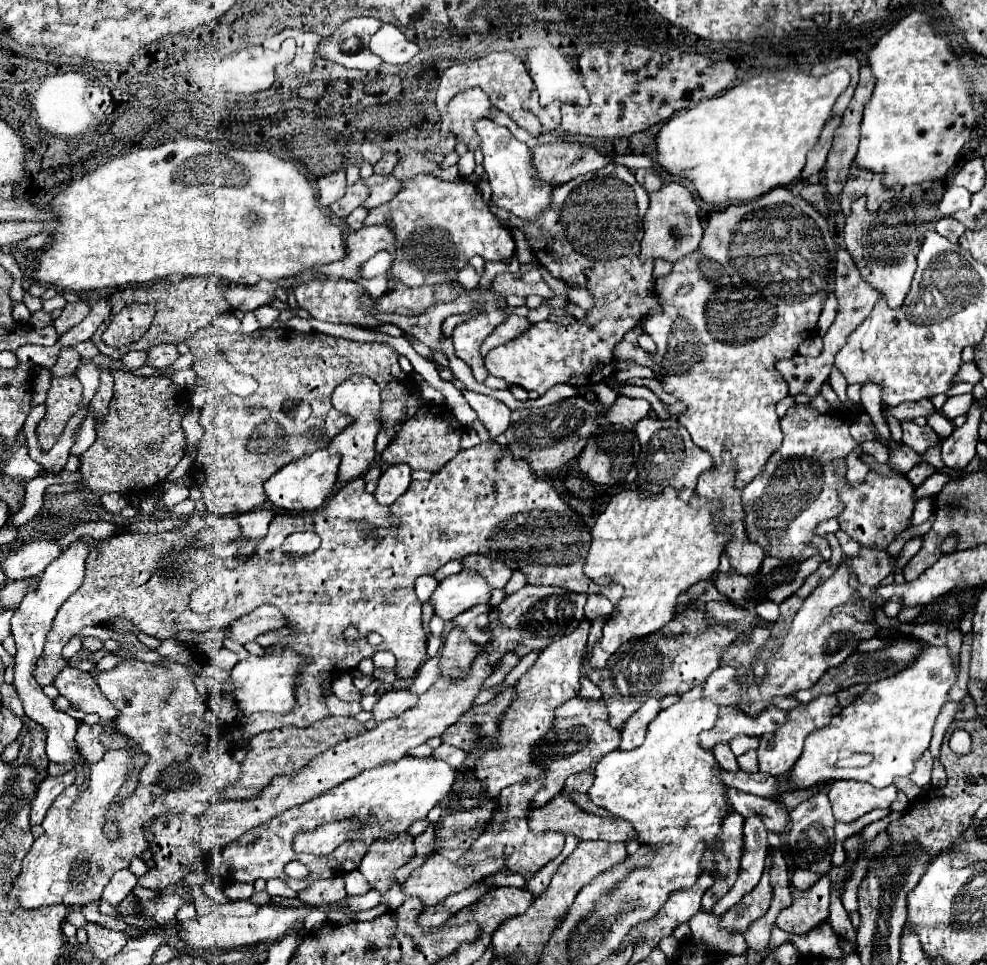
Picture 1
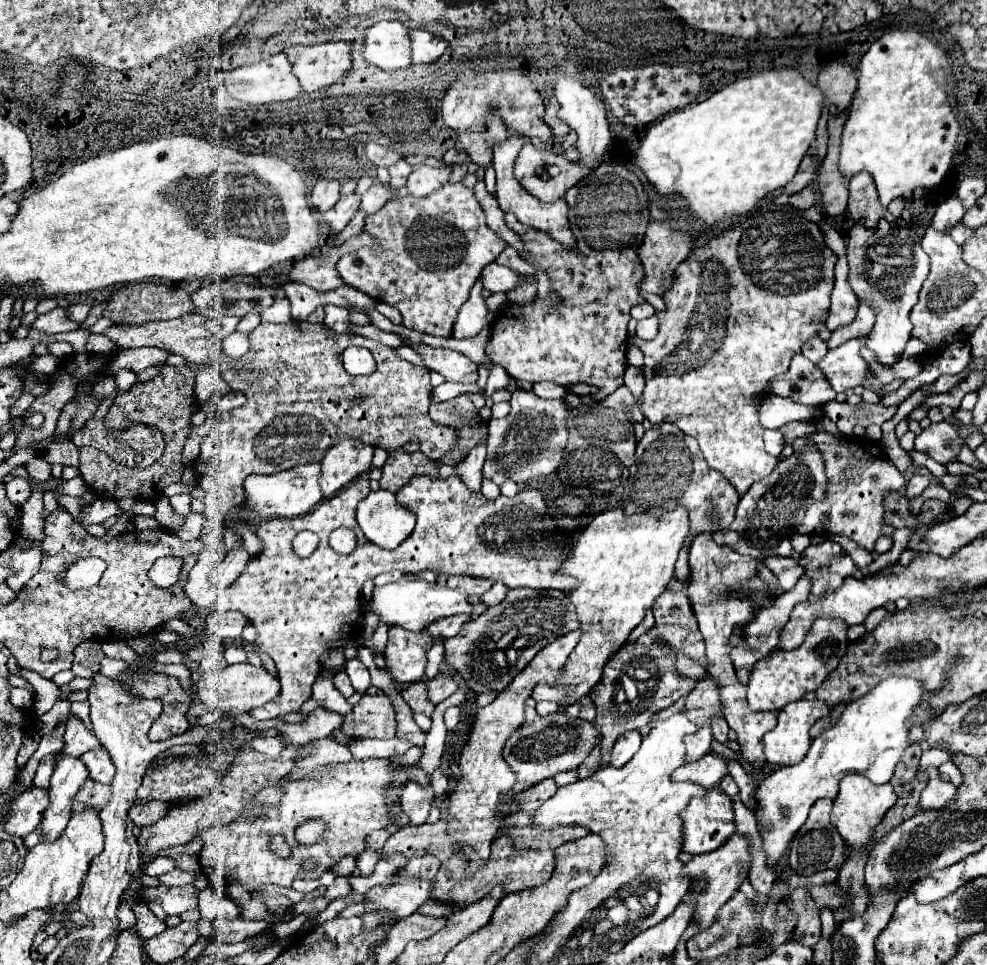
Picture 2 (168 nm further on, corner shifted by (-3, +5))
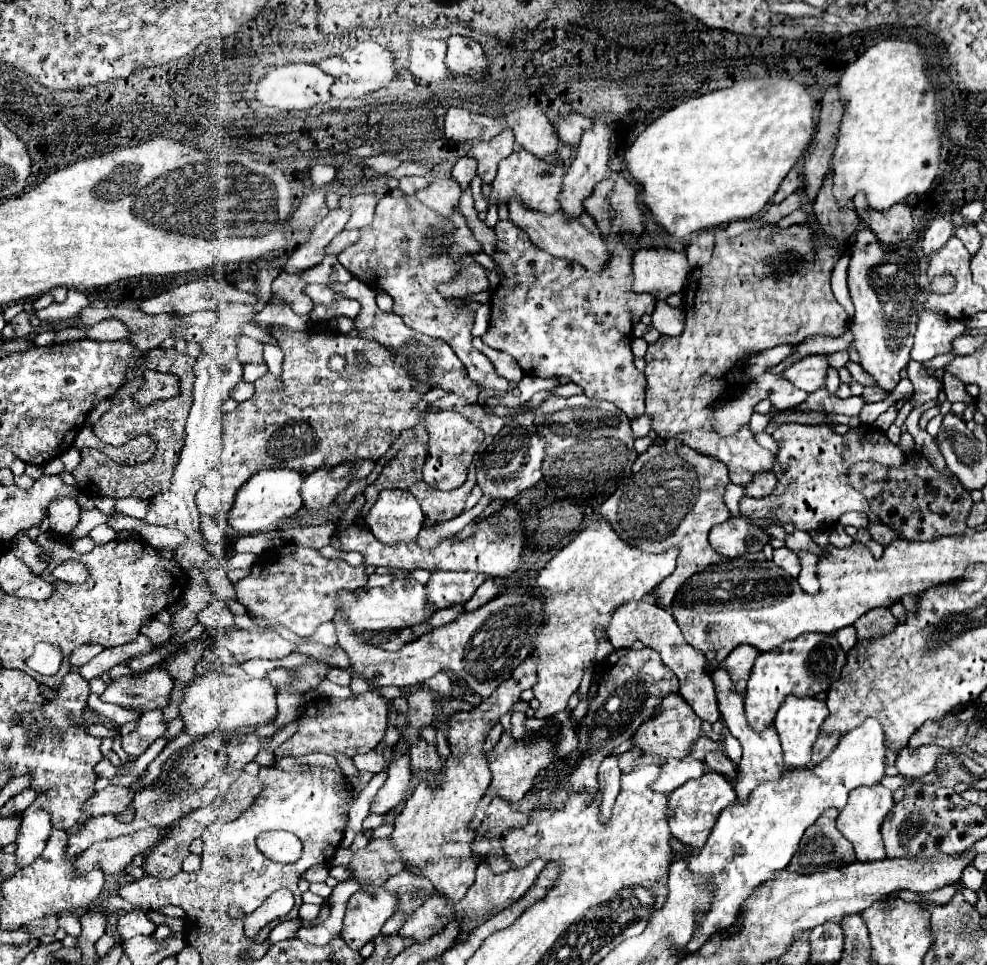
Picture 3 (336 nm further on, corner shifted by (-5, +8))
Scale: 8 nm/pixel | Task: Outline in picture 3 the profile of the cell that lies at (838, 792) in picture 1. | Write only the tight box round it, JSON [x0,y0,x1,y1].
[836,783,894,861]

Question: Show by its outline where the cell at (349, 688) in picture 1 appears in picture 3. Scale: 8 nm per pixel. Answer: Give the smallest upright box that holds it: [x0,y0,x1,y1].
[326,667,352,685]

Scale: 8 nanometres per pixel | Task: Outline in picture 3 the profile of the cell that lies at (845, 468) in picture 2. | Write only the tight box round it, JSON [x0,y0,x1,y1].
[740,423,904,531]

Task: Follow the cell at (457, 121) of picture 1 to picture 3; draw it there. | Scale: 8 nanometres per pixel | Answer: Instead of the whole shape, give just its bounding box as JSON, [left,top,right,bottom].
[468,129,514,183]

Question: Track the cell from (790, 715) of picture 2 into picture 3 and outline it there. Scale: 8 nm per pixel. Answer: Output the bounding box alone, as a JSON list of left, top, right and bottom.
[774,697,828,767]

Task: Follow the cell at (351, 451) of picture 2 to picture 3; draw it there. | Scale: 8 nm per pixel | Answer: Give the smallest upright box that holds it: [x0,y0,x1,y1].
[302,465,354,511]

